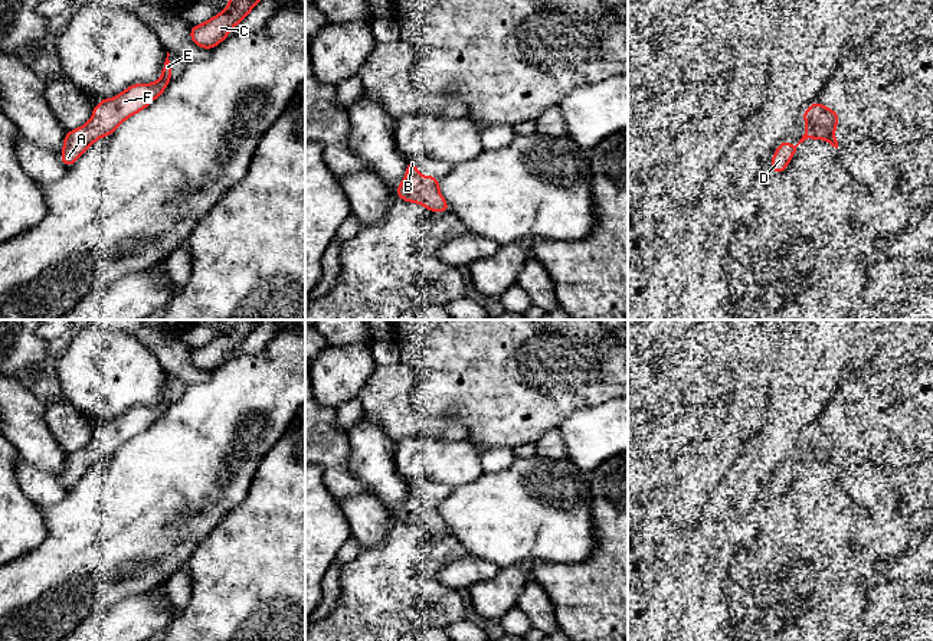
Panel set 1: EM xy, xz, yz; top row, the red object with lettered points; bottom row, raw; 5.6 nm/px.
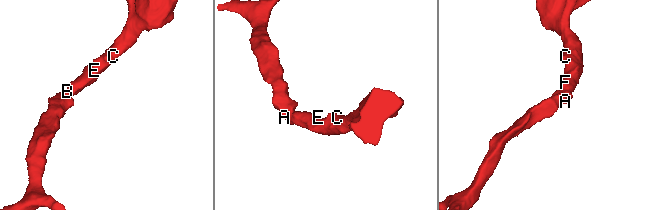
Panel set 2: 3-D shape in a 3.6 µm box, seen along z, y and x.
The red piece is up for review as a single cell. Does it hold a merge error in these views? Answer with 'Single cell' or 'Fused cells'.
Single cell

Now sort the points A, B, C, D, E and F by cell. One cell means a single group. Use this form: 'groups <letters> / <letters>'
groups A B C D E F

